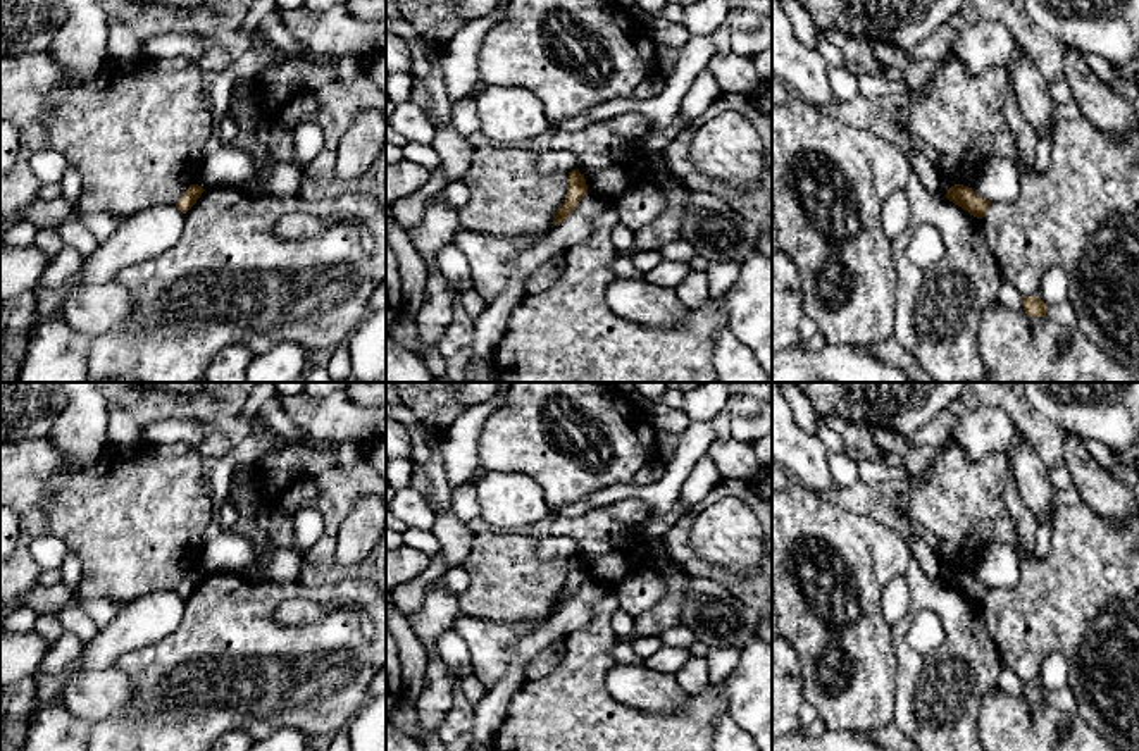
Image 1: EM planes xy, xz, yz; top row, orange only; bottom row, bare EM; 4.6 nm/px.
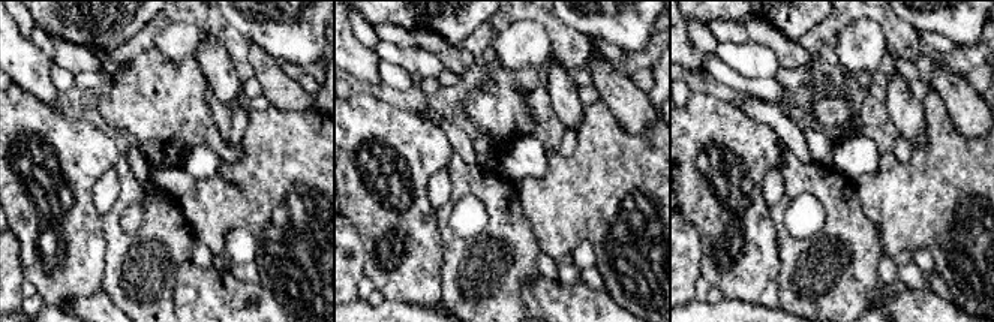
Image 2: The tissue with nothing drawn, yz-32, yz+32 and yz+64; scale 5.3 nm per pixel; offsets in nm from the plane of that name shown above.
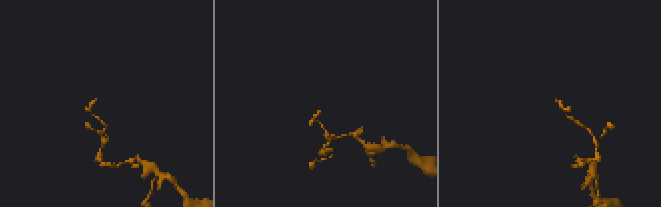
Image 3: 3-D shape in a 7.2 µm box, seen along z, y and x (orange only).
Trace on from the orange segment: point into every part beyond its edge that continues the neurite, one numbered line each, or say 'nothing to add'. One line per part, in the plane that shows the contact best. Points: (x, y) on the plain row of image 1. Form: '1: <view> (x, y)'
nothing to add

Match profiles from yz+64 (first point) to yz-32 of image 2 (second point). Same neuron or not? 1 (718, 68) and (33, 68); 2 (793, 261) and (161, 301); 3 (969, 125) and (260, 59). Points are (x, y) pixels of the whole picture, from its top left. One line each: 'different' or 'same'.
1: different
2: same
3: same

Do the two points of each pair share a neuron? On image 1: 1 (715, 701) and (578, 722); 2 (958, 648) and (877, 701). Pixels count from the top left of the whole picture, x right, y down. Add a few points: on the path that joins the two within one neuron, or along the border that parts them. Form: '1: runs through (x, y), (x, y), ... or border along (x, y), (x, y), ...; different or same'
1: runs through (681, 729), (612, 729); same
2: border along (893, 650), (896, 676), (895, 717), (891, 720); different

